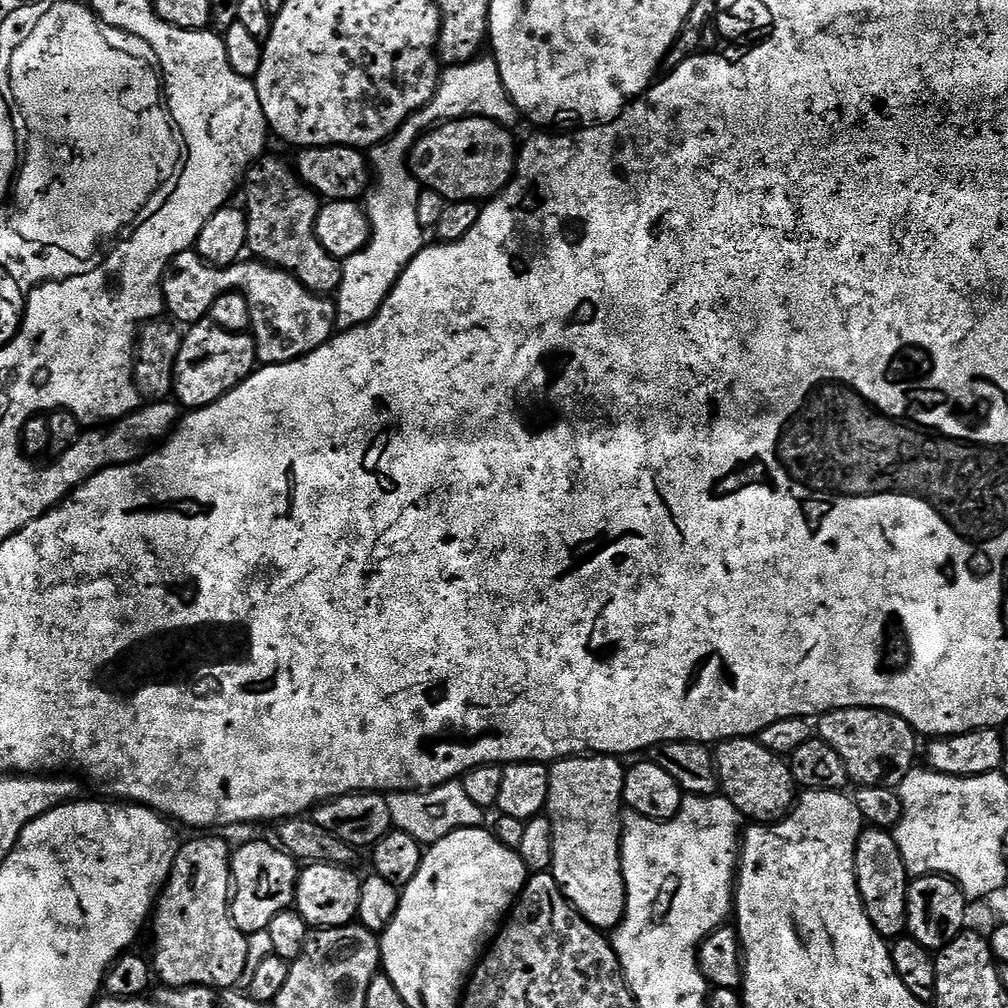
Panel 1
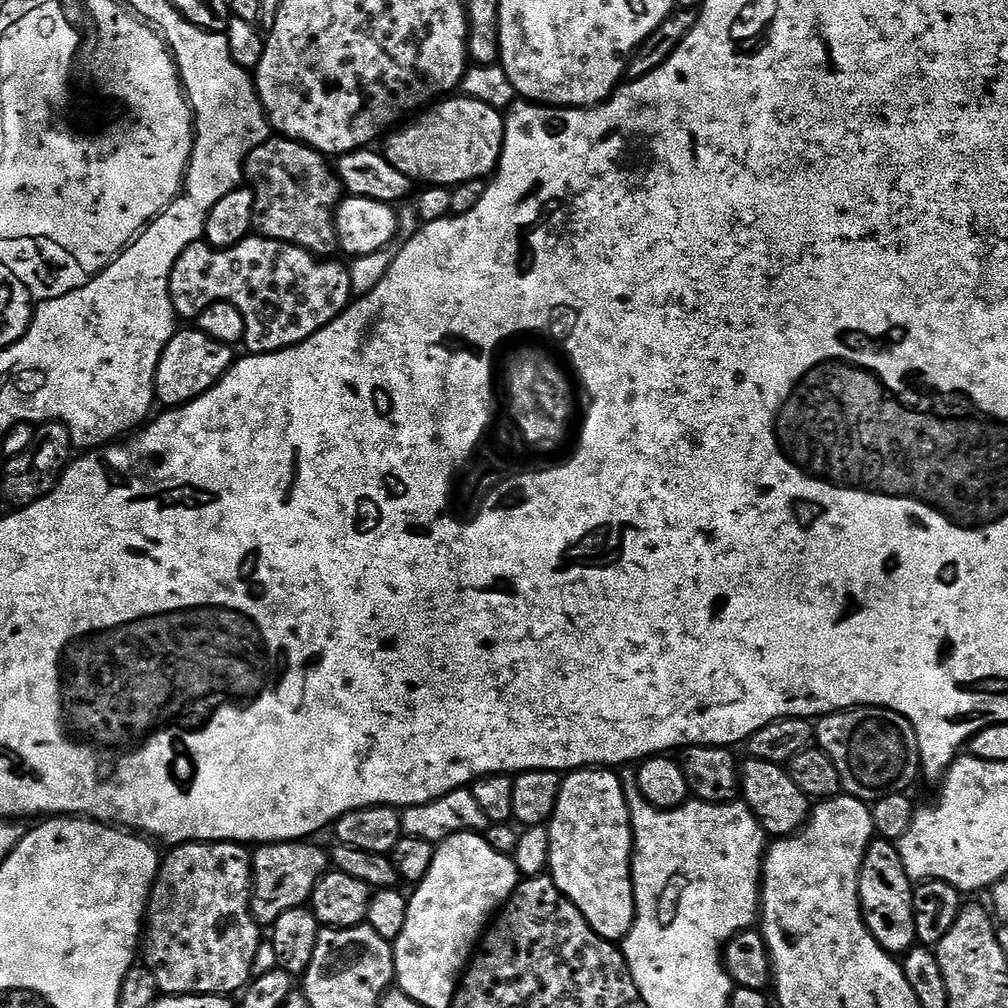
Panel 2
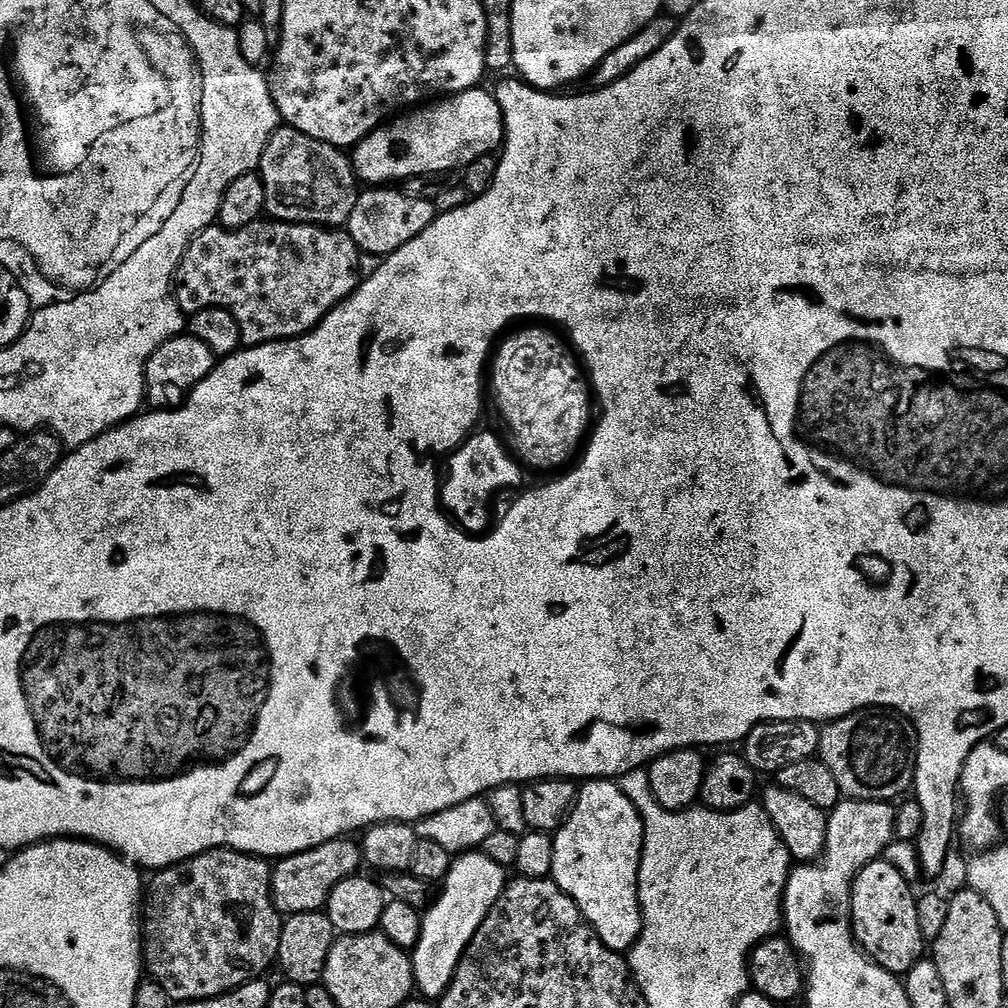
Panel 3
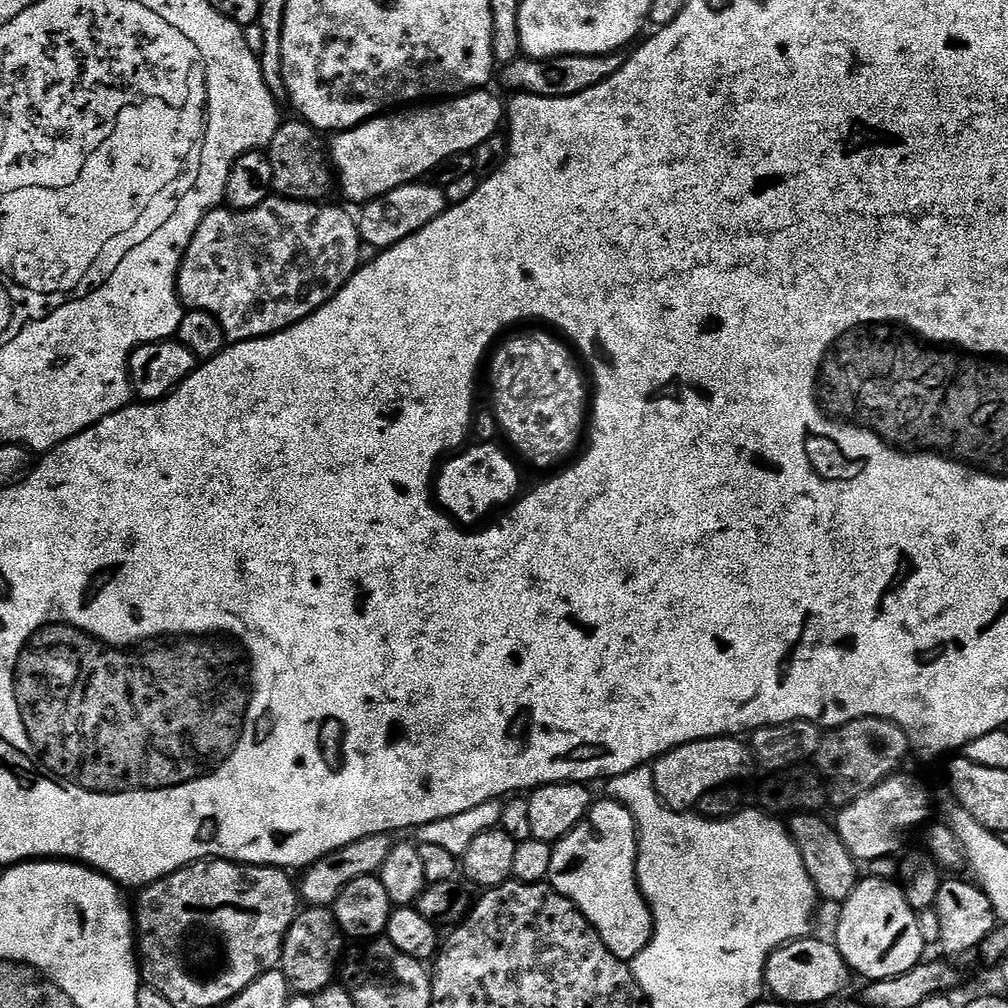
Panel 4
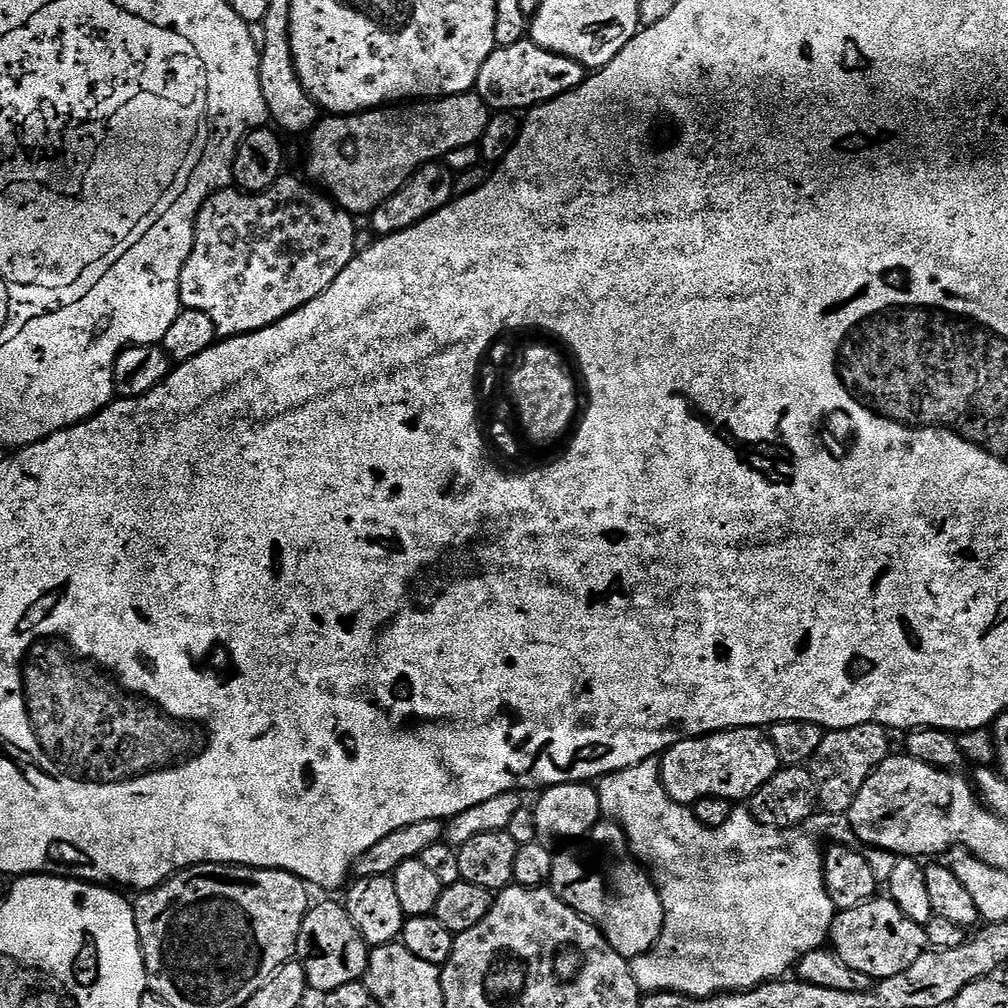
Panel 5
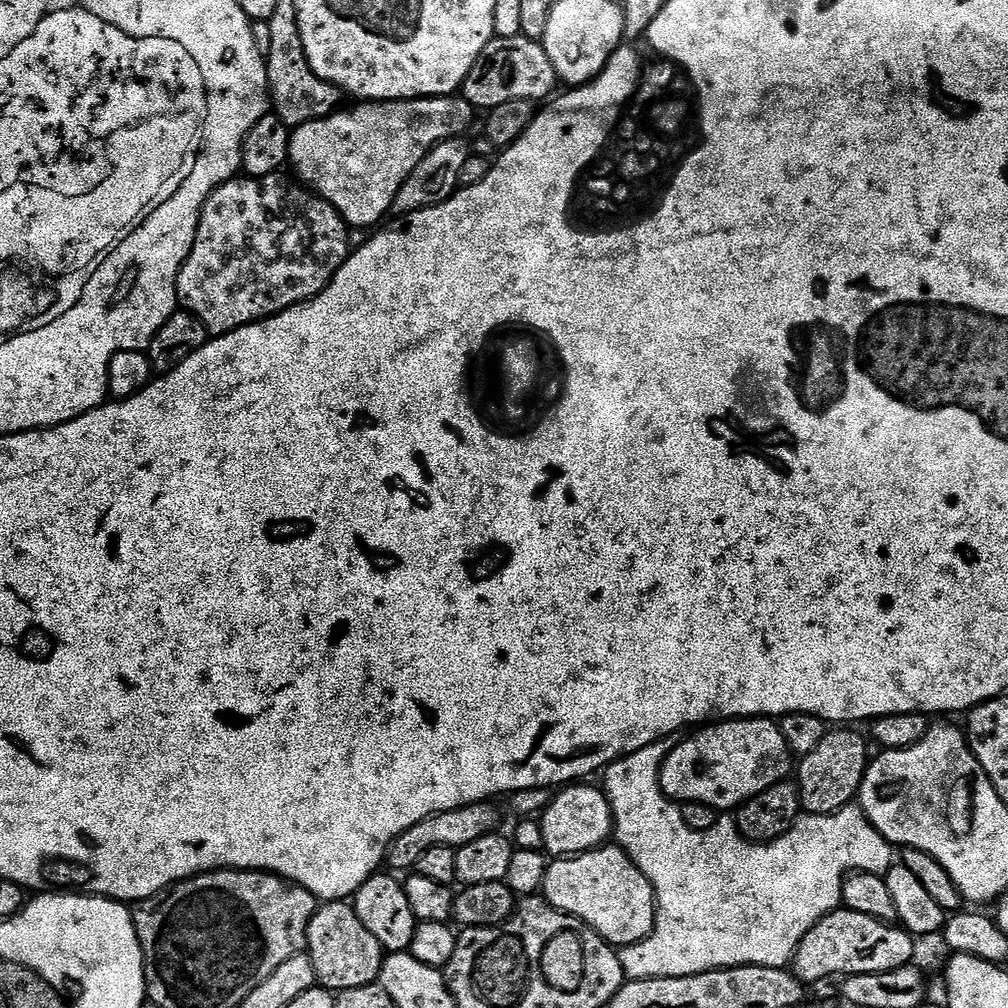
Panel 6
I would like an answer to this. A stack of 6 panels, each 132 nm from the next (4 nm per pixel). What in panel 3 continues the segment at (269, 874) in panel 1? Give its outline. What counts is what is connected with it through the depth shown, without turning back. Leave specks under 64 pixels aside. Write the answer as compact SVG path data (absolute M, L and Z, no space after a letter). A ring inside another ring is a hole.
M352 838L322 842L322 846L277 859L272 868L272 901L276 911L285 917L321 911L327 905L330 890L334 890L338 882L357 875L361 868L360 845Z

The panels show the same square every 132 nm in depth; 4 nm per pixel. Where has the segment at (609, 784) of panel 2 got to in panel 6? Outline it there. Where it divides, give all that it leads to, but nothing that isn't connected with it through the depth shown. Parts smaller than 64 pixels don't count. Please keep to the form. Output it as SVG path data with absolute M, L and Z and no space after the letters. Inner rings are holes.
M601 846L578 856L551 861L542 895L558 910L590 926L613 946L637 944L652 934L656 921L656 895L642 870L619 846Z

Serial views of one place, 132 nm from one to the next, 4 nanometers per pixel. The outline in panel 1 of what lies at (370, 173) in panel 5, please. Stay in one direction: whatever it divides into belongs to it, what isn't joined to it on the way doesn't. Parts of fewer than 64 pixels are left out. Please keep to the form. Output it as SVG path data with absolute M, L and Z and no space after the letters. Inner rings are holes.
M468 116L464 120L449 120L417 140L408 156L416 181L424 188L442 194L446 202L454 200L487 201L503 192L516 171L518 144L512 141L513 133L494 120Z

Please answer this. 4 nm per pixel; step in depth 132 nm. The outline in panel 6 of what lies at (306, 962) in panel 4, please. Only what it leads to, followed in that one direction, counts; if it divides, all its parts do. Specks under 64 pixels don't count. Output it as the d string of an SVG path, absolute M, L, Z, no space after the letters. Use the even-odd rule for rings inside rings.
M324 902L317 907L308 927L306 954L310 962L314 962L317 985L333 994L377 983L385 958L378 938L362 926L358 914L348 902Z

